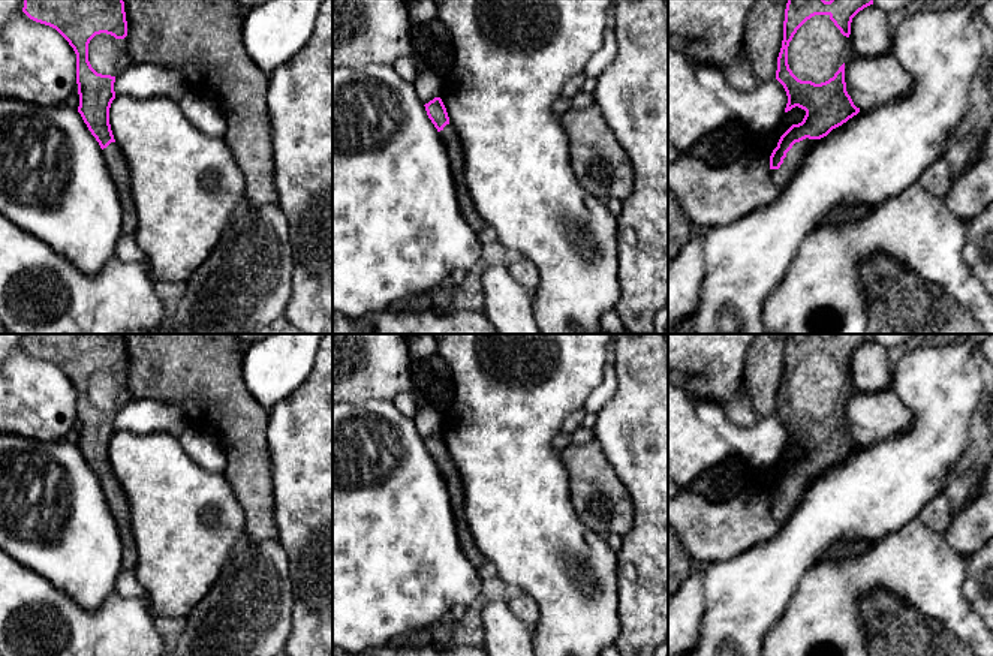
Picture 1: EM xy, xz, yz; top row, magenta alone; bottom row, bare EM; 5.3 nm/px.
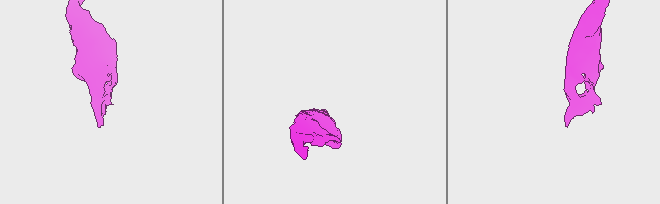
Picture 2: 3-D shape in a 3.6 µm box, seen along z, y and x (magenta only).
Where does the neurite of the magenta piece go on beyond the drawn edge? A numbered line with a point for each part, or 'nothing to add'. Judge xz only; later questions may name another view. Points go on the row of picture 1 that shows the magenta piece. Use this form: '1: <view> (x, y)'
1: xz (451, 140)

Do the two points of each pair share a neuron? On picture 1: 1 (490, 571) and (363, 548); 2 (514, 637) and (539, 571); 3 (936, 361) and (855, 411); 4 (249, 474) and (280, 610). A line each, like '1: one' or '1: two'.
1: two
2: two
3: two
4: two

